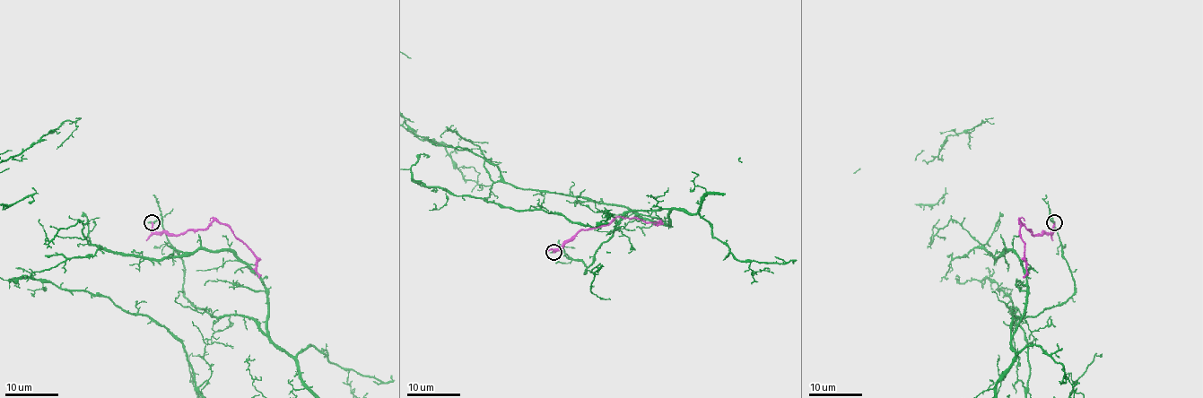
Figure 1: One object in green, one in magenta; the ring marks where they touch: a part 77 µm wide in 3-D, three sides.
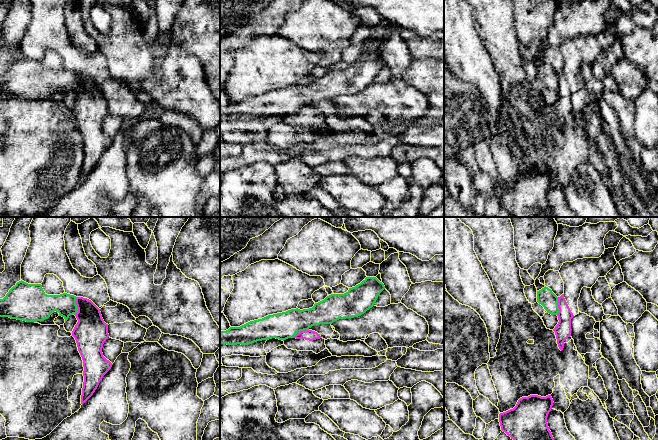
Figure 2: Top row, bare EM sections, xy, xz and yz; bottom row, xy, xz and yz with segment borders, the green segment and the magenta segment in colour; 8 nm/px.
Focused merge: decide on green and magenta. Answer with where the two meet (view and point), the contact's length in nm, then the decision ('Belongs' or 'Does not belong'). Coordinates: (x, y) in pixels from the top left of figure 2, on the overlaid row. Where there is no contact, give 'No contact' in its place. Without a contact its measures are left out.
Touches green at xy (76, 306). Shared border 150 nm. Does not belong

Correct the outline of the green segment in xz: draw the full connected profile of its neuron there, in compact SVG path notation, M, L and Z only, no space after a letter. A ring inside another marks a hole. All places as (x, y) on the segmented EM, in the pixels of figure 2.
M366 277L344 294L331 294L312 308L291 309L220 331L220 344L248 345L276 338L286 340L314 325L361 316L372 308L385 286L376 277Z

